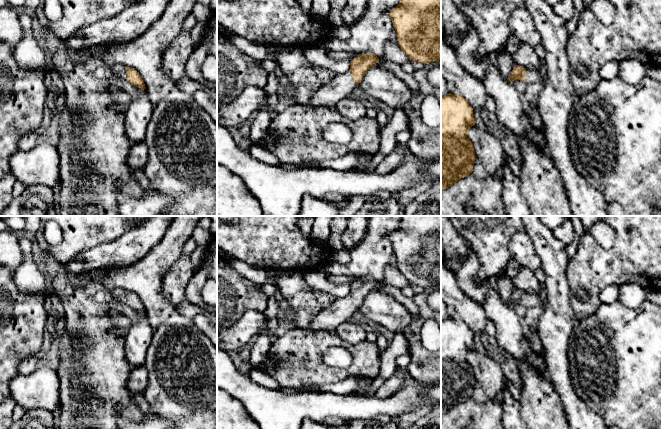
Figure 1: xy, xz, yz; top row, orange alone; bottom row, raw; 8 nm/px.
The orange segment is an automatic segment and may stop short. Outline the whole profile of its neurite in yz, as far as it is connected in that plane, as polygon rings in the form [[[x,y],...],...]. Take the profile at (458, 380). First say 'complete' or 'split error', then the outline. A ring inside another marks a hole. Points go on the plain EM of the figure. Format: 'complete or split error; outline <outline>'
complete; outline [[[441,319],[441,414],[472,397],[476,380],[467,356],[475,347],[473,332],[464,321]]]

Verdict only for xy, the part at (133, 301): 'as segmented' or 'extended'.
extended

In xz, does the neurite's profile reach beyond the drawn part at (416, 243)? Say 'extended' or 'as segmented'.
as segmented

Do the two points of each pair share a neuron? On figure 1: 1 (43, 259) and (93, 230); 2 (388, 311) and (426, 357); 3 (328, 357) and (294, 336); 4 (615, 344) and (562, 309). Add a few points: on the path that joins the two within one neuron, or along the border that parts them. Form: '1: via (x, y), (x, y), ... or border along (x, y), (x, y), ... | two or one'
1: border along (37, 247), (42, 251), (49, 252), (64, 265) | two
2: border along (412, 319), (403, 330) | two
3: border along (328, 347), (322, 355), (322, 361), (341, 369) | two
4: border along (577, 323), (571, 333), (568, 345) | two

